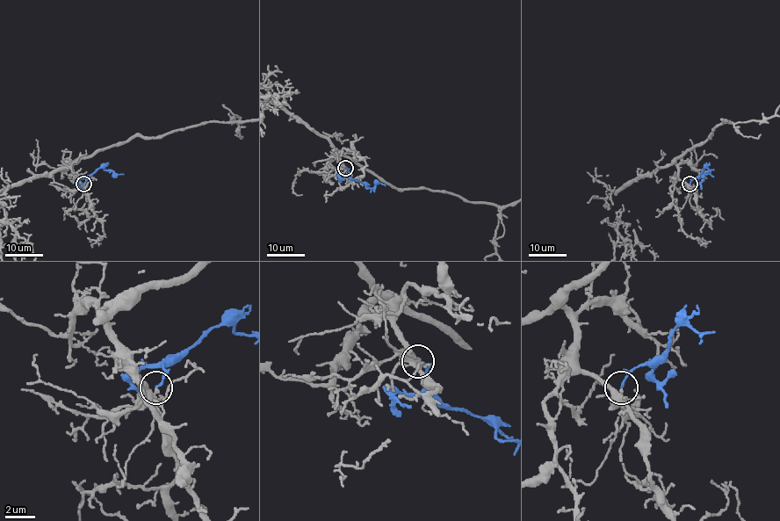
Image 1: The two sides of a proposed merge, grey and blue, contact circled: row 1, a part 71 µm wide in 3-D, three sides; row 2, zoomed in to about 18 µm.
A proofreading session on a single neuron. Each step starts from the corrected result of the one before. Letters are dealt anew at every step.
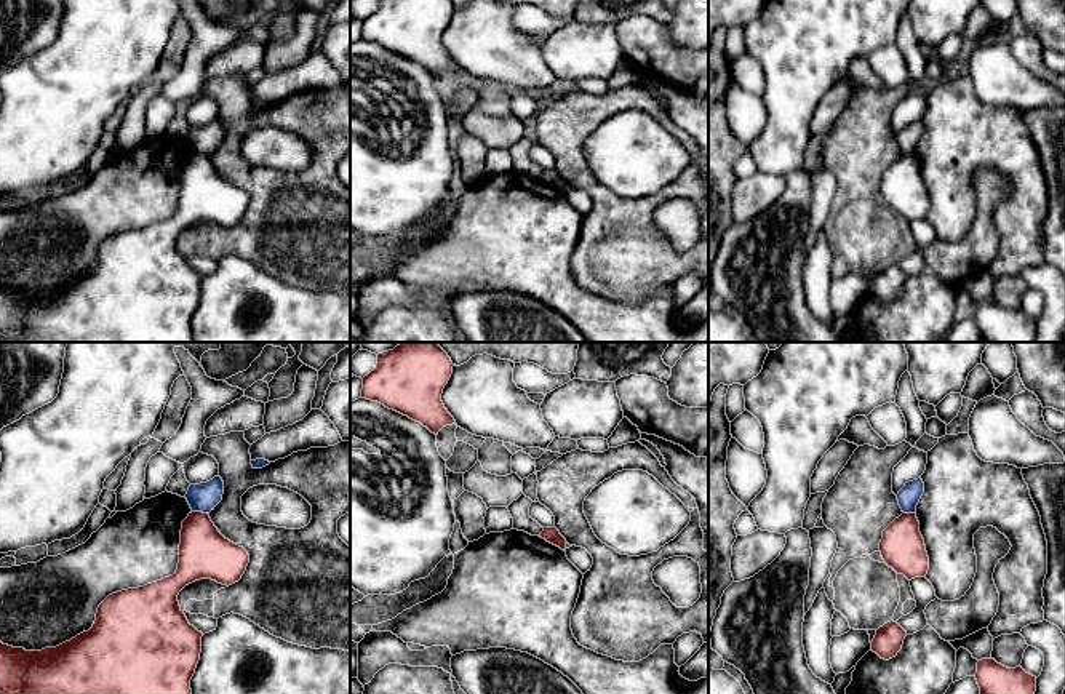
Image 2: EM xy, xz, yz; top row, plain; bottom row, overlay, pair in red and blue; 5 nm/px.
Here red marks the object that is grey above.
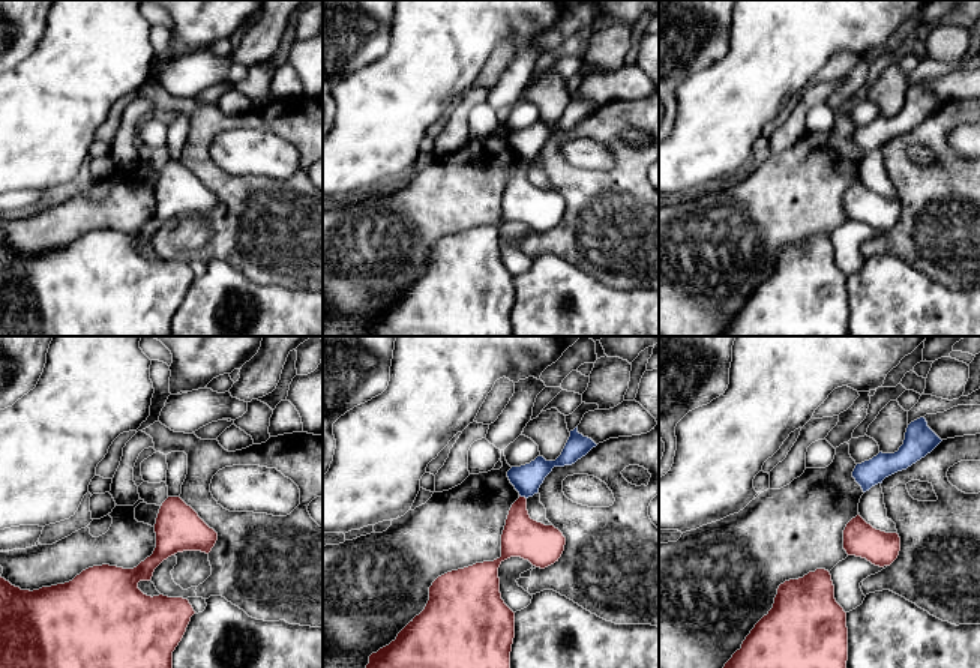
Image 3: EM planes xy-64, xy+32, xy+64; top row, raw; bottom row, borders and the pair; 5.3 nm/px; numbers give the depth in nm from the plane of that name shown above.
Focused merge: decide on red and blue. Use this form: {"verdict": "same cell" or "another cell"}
{"verdict": "another cell"}

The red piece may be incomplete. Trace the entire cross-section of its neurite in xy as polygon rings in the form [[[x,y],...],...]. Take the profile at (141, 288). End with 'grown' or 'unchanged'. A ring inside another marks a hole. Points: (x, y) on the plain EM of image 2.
[[[189,155],[173,217],[109,237],[93,269],[56,289],[26,293],[0,283],[0,342],[193,342],[190,321],[203,275],[189,265],[178,237],[200,221],[229,229],[241,221],[248,205],[248,193],[225,181],[208,155]]]; unchanged

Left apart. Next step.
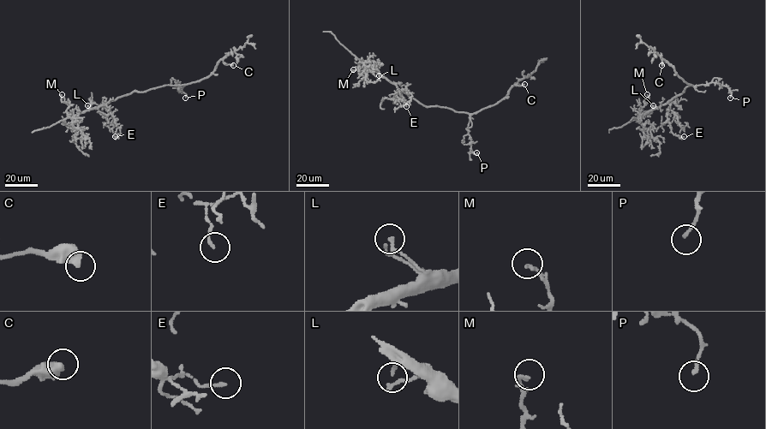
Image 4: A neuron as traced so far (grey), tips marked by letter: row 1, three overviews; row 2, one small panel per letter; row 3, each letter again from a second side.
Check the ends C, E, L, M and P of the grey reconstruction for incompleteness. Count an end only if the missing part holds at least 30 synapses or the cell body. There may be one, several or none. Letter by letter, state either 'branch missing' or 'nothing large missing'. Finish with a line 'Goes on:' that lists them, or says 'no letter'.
C: nothing large missing
E: nothing large missing
L: nothing large missing
M: nothing large missing
P: nothing large missing
Goes on: no letter

